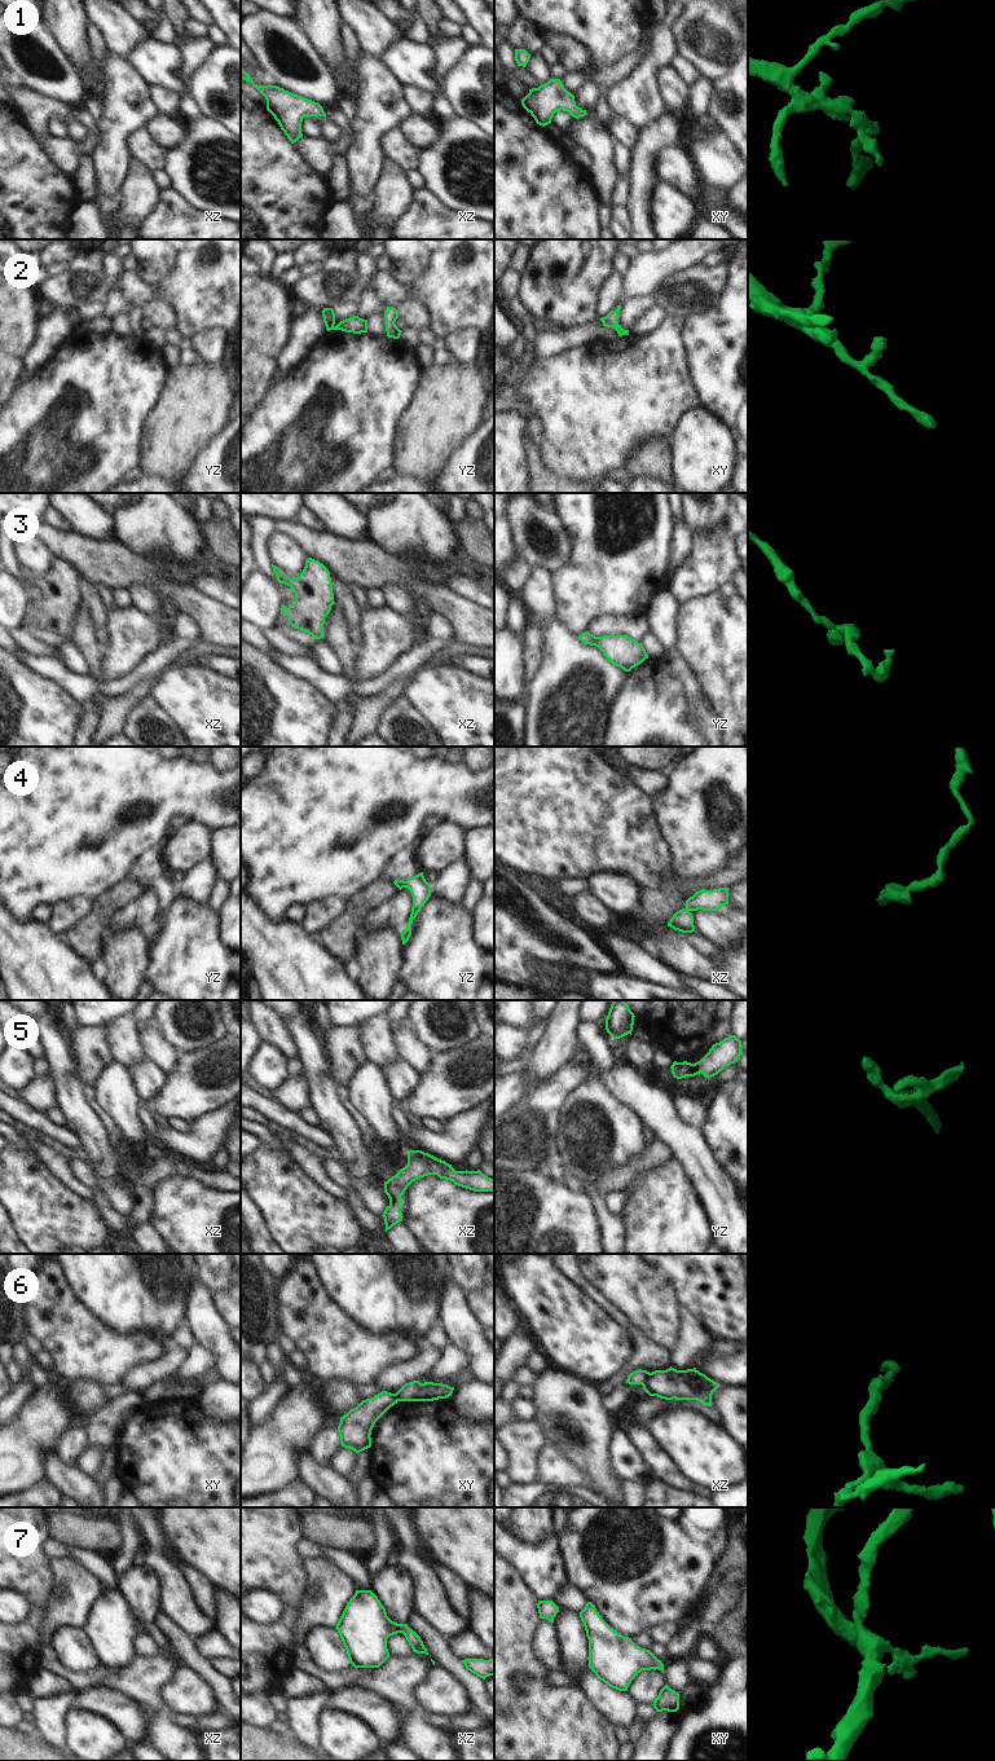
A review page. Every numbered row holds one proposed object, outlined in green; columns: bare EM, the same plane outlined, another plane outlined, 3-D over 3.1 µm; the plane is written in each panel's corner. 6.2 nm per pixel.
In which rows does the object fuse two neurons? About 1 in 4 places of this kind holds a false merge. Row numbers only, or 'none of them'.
6

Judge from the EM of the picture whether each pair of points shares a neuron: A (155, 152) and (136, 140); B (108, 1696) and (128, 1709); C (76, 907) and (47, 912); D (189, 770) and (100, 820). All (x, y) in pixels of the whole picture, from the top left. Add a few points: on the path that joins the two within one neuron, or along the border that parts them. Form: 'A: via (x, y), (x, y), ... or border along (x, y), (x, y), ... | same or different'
A: via (150, 152), (141, 145) | same
B: via (113, 1702), (123, 1709) | same
C: border along (53, 907), (48, 925) | different
D: via (167, 787), (135, 792), (122, 798) | same

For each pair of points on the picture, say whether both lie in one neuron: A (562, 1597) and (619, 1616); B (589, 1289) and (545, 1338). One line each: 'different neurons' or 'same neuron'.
A: different neurons
B: different neurons

